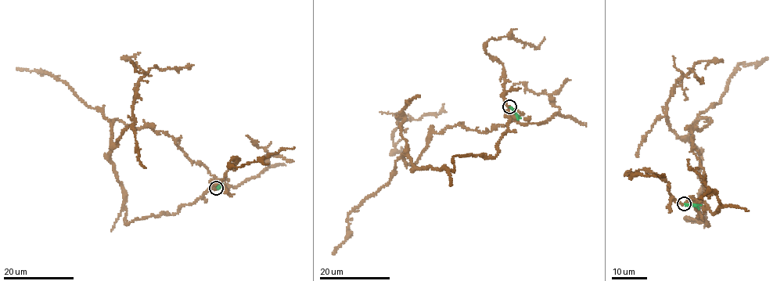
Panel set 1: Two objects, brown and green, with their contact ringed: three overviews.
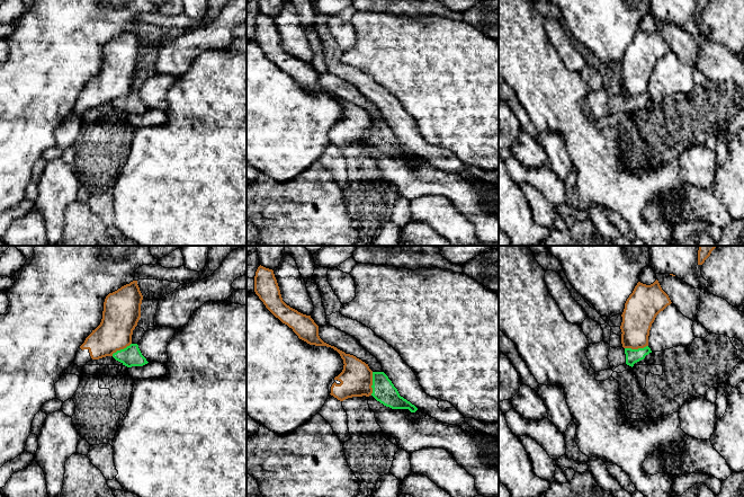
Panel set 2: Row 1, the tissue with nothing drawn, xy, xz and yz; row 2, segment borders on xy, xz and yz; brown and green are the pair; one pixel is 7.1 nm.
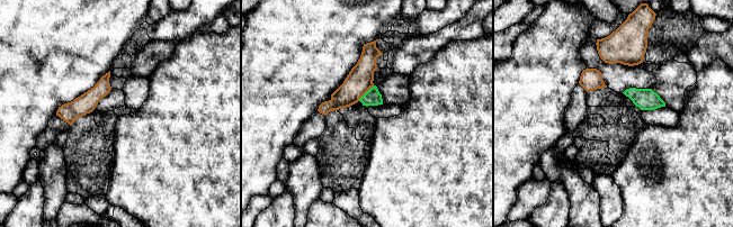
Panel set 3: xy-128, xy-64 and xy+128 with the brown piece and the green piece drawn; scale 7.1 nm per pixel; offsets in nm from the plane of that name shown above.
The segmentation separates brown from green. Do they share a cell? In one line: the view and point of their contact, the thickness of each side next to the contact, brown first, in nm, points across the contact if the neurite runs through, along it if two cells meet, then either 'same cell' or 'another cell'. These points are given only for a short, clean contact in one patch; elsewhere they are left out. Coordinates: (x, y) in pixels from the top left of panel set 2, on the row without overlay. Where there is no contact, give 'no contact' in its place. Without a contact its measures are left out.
meets brown in xz at (372, 131); 220 nm thick on the brown side, 160 nm on the other; border along xz (373, 120), (370, 142); another cell

